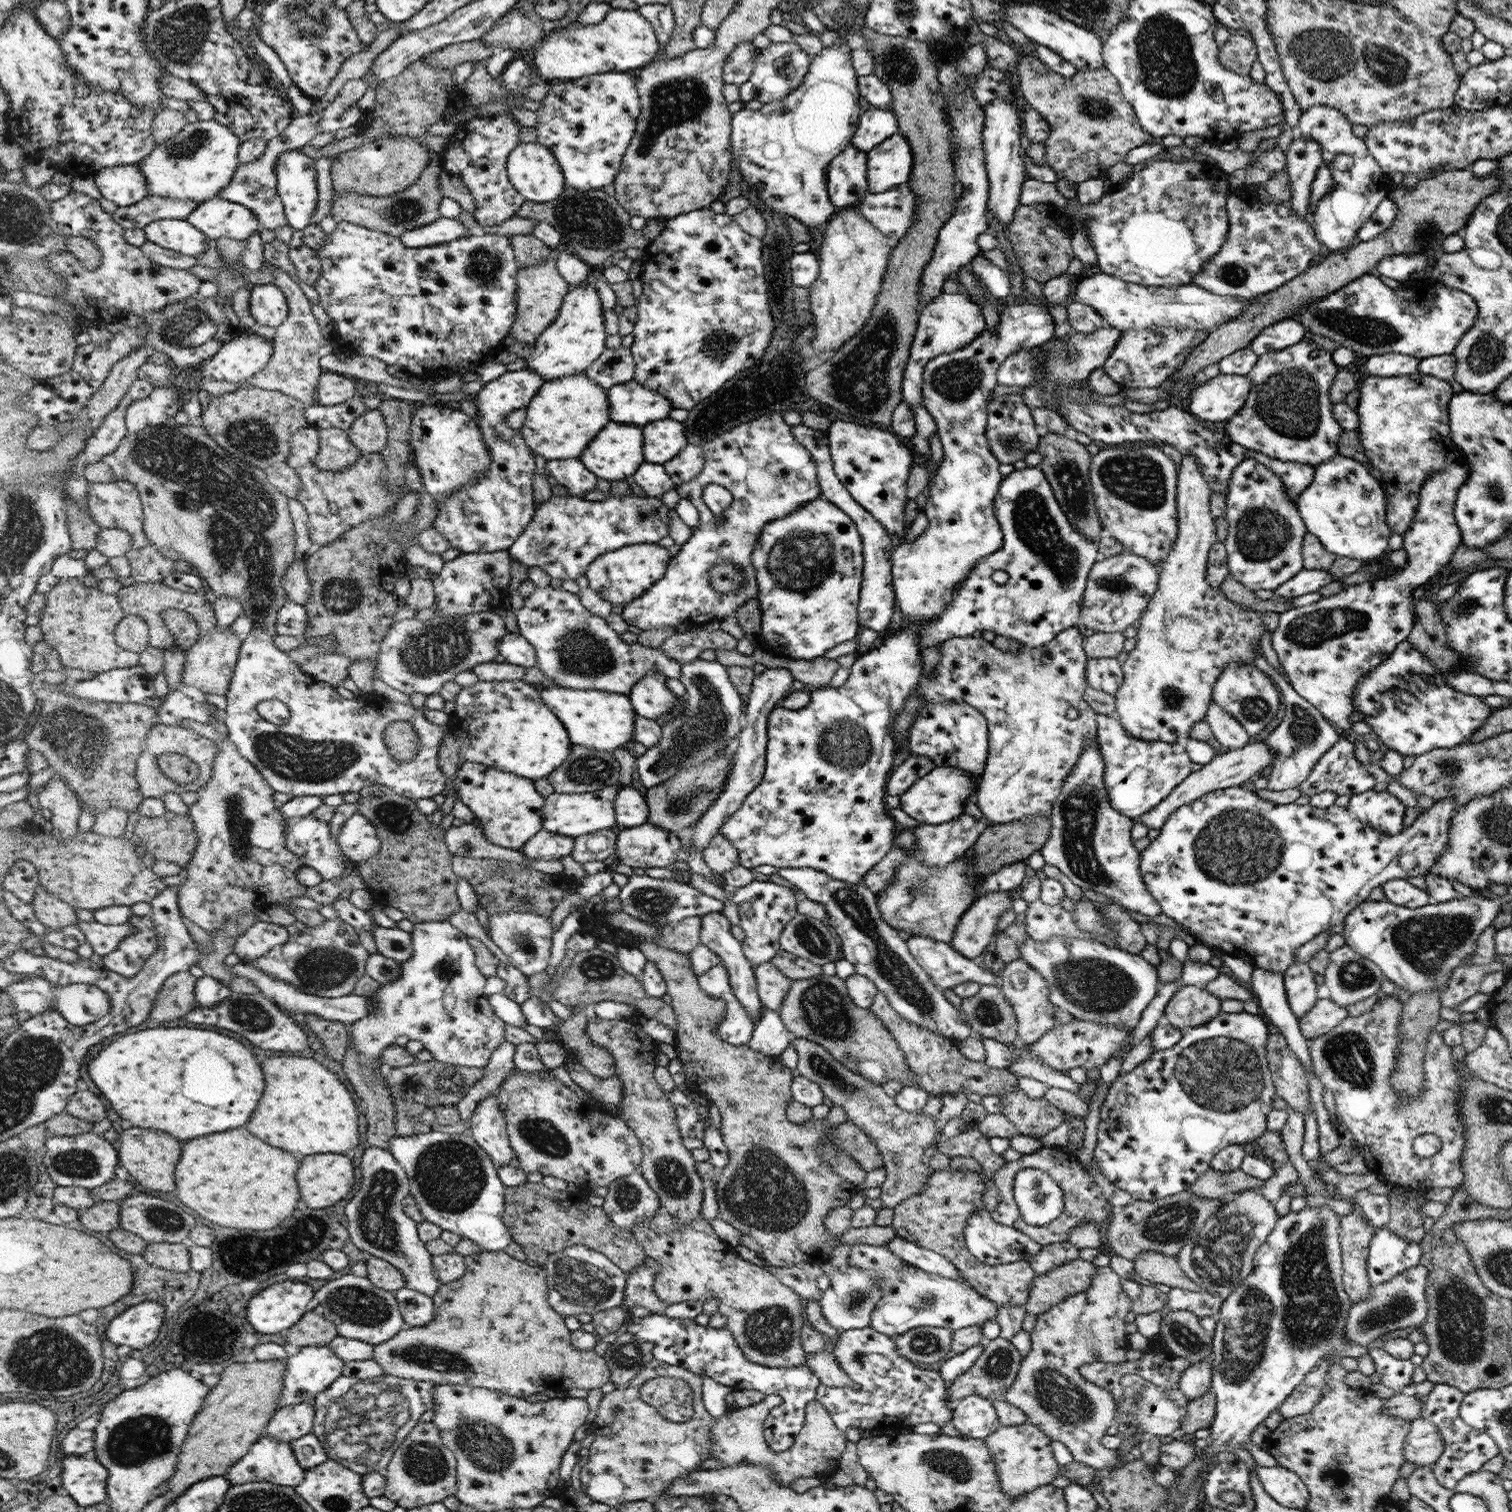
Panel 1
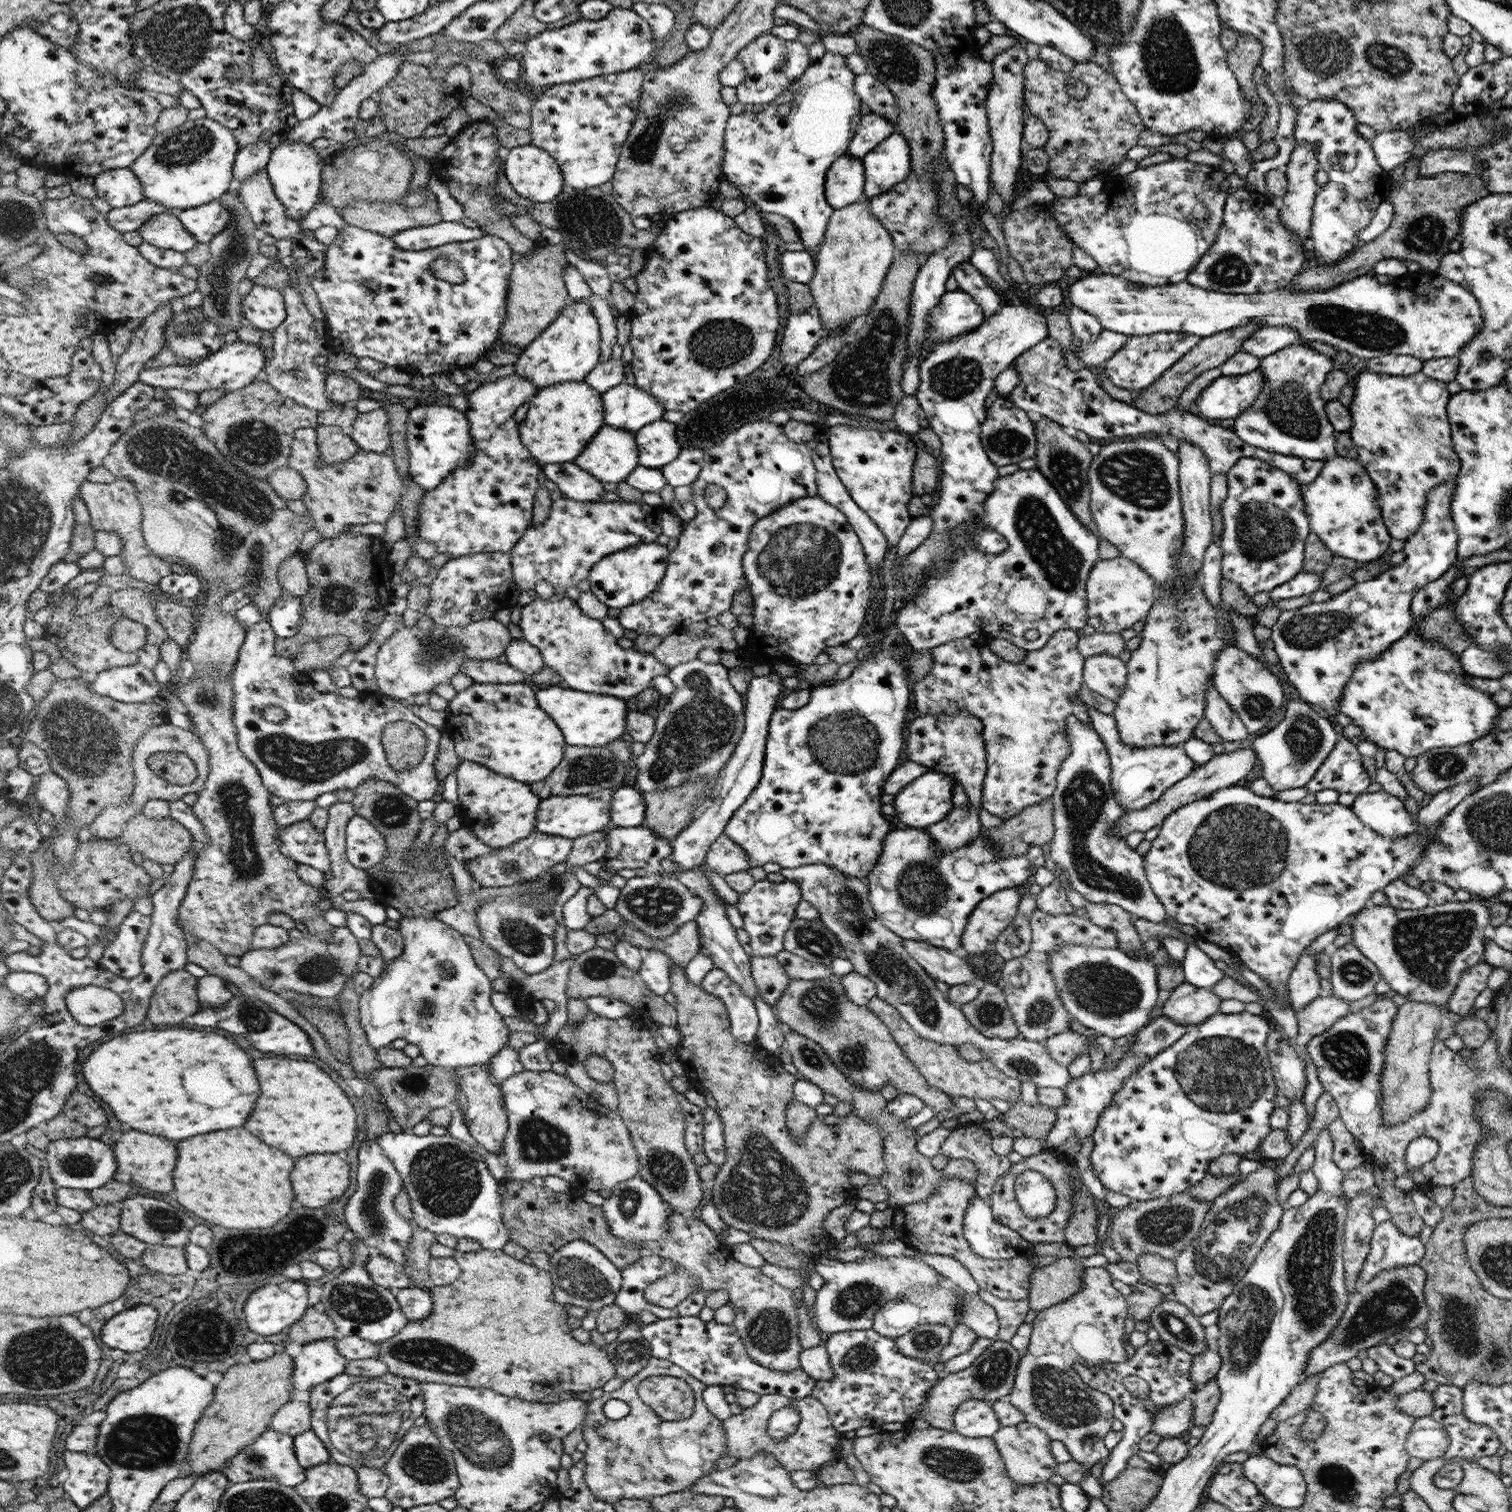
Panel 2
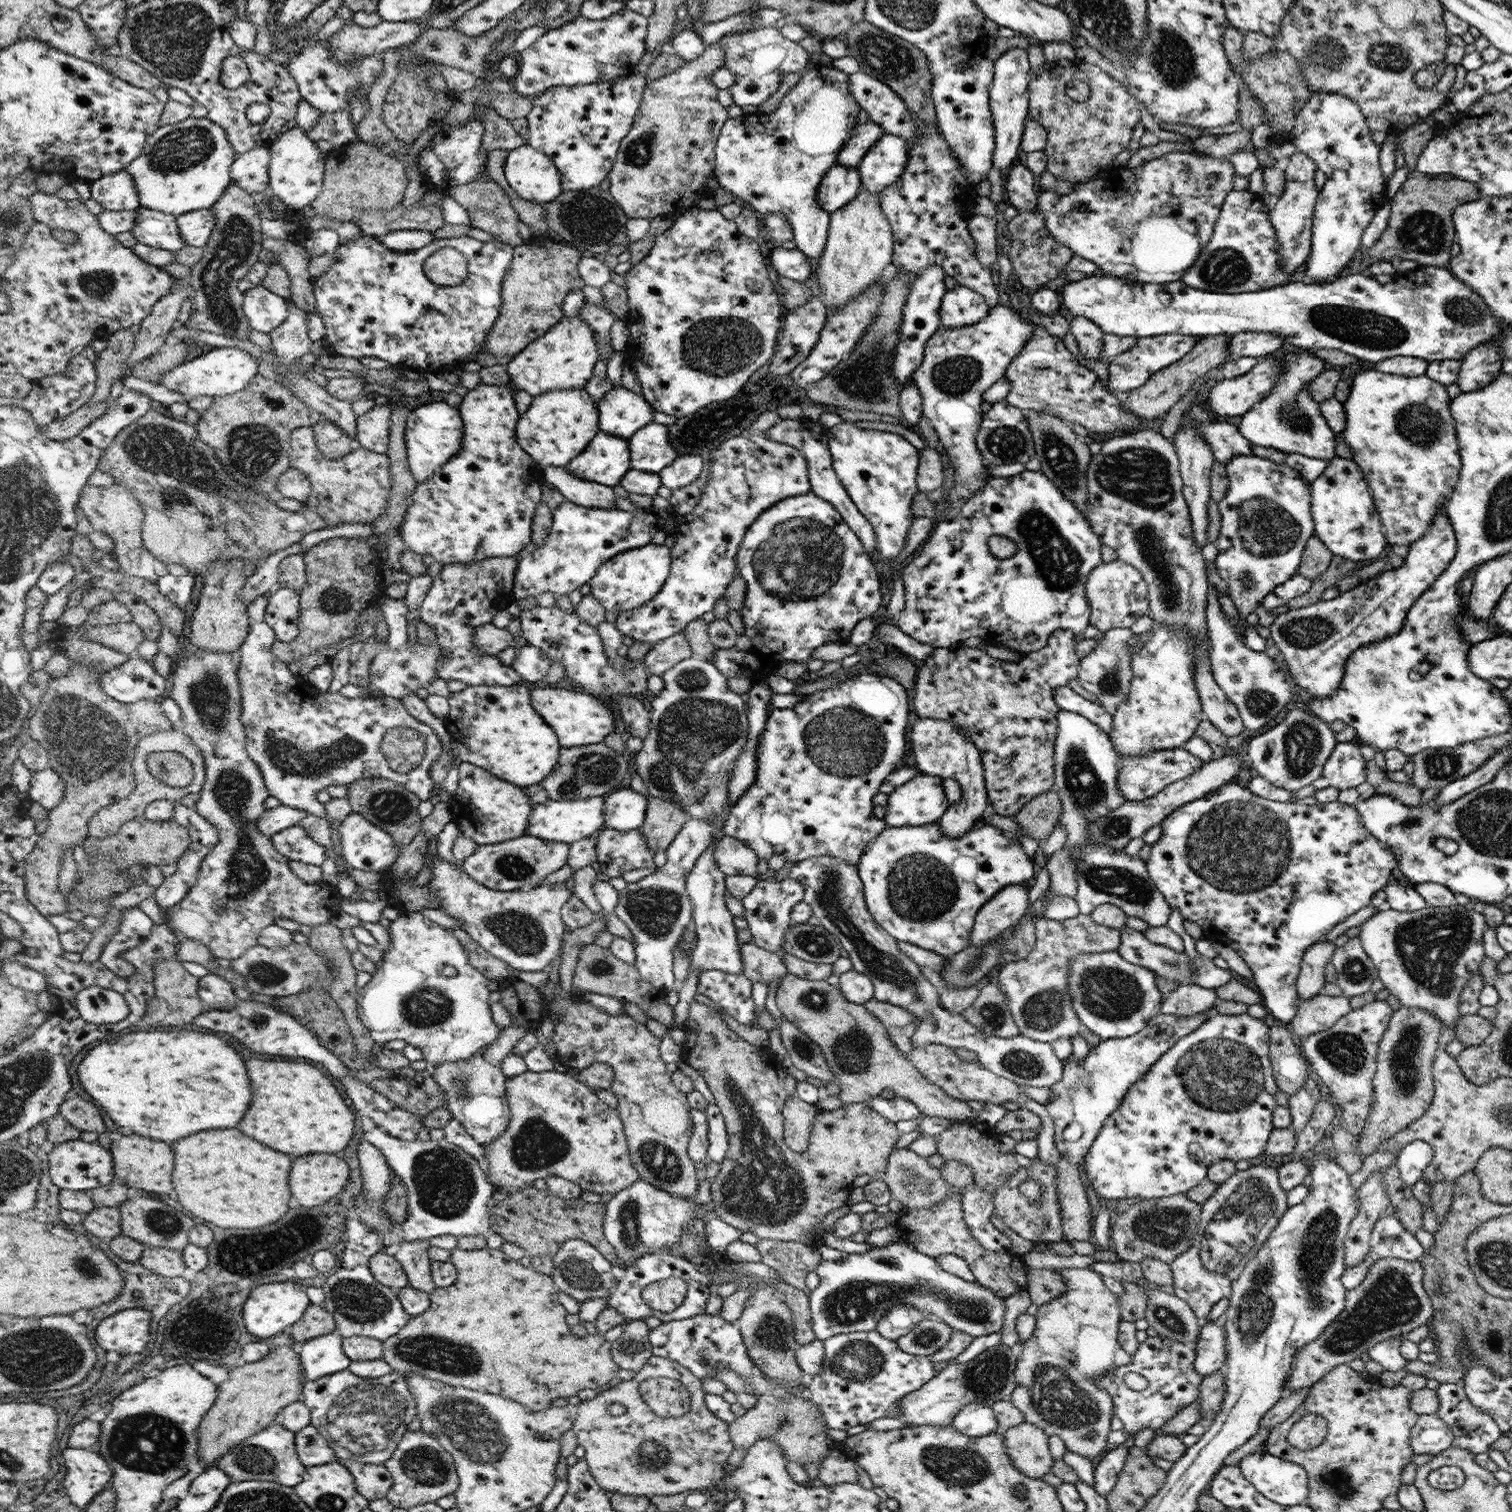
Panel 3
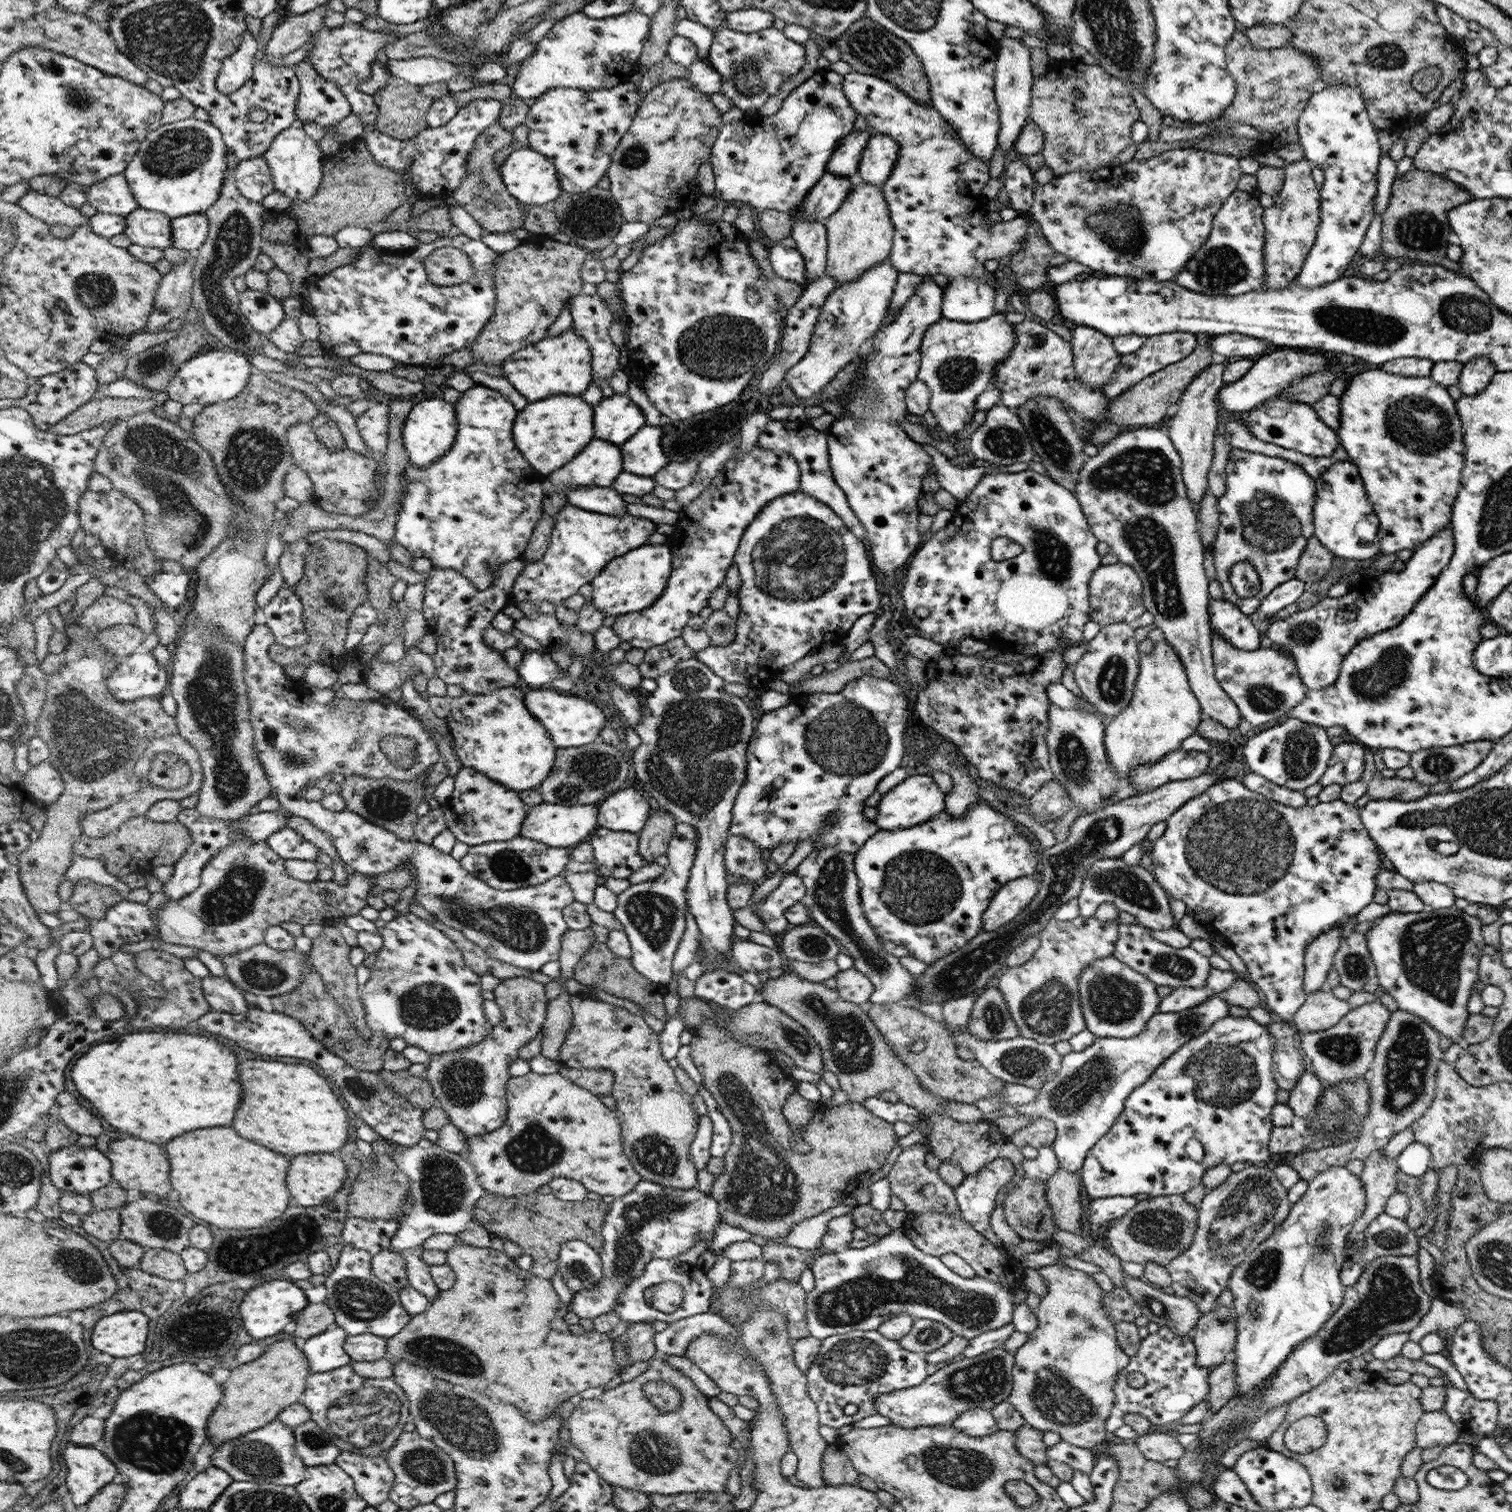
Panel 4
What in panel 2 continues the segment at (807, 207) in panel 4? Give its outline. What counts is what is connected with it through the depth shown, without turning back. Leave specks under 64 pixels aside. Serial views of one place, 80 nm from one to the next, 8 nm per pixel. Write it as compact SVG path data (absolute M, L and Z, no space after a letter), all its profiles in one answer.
M846 152L827 172L828 203L835 209L842 209L861 201L866 180L863 159L856 159Z

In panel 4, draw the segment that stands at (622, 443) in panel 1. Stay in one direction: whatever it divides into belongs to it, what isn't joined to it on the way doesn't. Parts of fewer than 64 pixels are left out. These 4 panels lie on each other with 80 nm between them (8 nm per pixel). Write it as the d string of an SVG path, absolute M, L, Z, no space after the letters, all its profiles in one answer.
M594 438L592 446L580 454L580 458L567 462L562 469L550 474L549 478L558 492L579 486L611 487L623 472L622 447L604 439Z

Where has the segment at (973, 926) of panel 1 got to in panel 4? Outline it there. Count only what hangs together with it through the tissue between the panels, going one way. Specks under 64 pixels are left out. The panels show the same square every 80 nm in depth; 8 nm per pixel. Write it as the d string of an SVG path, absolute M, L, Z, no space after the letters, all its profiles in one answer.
M1036 875L1008 881L988 905L983 917L983 930L990 932L1010 924L1034 900L1038 892L1039 882Z

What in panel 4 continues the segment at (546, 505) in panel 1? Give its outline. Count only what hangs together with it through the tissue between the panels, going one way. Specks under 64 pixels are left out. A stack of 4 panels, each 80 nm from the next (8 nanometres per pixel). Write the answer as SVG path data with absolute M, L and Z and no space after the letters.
M566 502L557 513L548 550L540 560L526 560L521 573L515 578L510 592L513 602L528 600L538 606L544 600L561 606L567 598L578 593L580 586L599 576L602 569L615 558L639 549L650 534L656 532L648 518L622 514L598 514Z

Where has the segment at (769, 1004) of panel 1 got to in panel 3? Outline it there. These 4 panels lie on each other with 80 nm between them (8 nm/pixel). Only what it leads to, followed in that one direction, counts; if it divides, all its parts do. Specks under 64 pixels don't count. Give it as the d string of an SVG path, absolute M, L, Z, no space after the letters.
M753 942L741 943L743 974L754 982L762 981L768 986L778 982L787 973L782 956L777 952L770 952L756 946Z

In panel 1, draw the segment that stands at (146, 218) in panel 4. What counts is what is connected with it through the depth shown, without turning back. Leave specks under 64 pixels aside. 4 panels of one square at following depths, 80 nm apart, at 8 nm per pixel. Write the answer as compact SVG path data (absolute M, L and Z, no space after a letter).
M165 219L152 222L145 229L151 242L156 242L164 248L195 257L200 256L207 250L206 247L210 239L206 239L194 224L188 220Z

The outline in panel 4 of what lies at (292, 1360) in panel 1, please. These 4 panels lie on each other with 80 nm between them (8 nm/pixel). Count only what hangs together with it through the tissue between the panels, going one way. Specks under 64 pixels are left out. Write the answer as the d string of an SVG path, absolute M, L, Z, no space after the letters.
M331 1326L326 1332L306 1339L302 1350L311 1365L310 1373L323 1373L352 1364L346 1351L348 1334L344 1327Z

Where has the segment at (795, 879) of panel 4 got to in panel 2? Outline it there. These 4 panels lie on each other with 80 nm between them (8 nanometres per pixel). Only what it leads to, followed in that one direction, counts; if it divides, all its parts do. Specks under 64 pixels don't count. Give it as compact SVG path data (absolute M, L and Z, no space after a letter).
M766 878L755 881L750 890L740 892L736 906L744 920L743 929L750 936L750 943L746 945L748 954L767 957L782 951L784 935L791 929L792 920L796 918L795 910L802 900L800 887L788 880L774 883Z

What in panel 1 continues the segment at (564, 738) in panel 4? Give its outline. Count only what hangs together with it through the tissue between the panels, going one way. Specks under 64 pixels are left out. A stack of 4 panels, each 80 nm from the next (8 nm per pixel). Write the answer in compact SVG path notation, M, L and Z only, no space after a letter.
M549 684L540 687L540 692L544 703L555 712L564 727L568 728L572 745L612 753L620 747L630 747L633 744L636 712L628 695L598 690L573 690Z

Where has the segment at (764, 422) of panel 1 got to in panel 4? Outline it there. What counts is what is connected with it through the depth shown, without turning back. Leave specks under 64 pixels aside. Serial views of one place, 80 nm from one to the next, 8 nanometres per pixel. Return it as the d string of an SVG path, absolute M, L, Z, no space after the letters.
M740 446L736 447L735 454L716 473L711 485L704 490L704 493L685 506L680 513L679 520L675 524L676 531L670 536L668 542L674 555L674 570L671 581L667 582L667 588L664 589L662 596L647 609L615 617L613 629L620 641L628 642L632 647L646 651L680 637L686 623L693 616L698 616L700 611L708 606L712 590L716 590L718 586L726 582L727 572L733 564L736 549L746 527L755 520L768 502L787 494L802 491L800 479L802 469L791 455L784 452L776 454L775 451L756 446L744 458L734 461L732 458L737 456L739 449Z

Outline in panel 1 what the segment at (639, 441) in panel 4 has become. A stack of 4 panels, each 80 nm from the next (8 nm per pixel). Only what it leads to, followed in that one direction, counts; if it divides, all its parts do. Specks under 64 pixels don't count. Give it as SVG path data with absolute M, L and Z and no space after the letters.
M665 418L641 427L644 436L643 455L647 462L664 465L678 457L688 441L684 435L684 423Z

